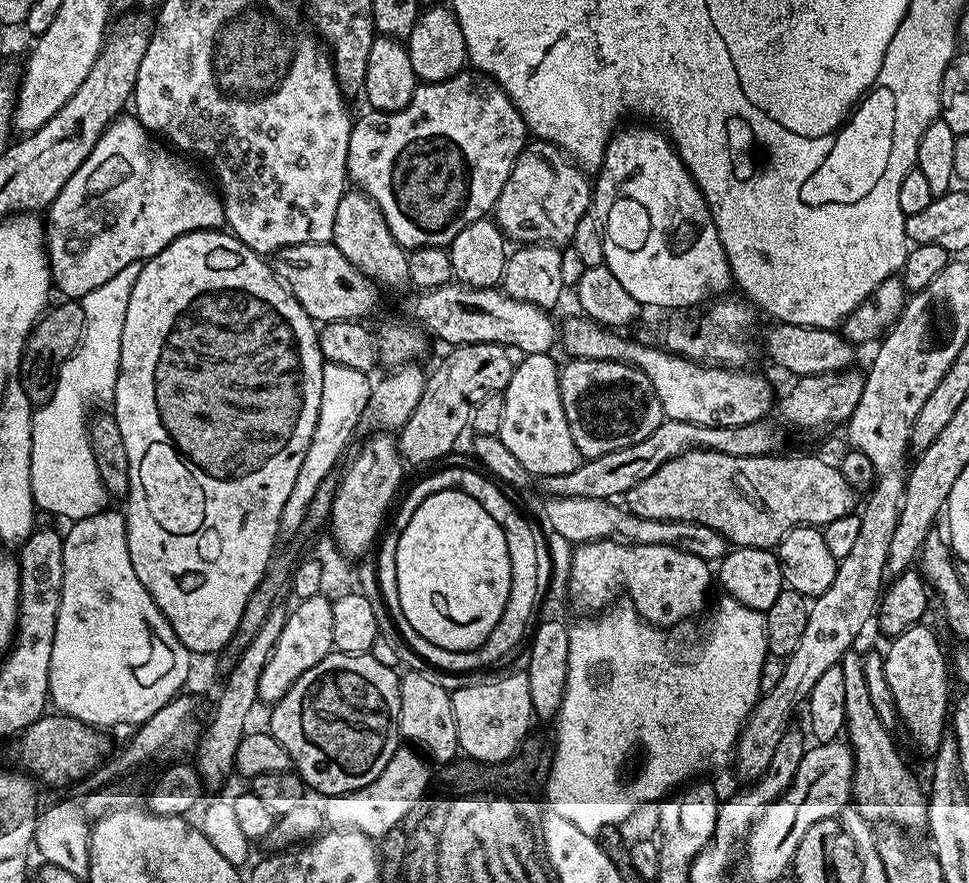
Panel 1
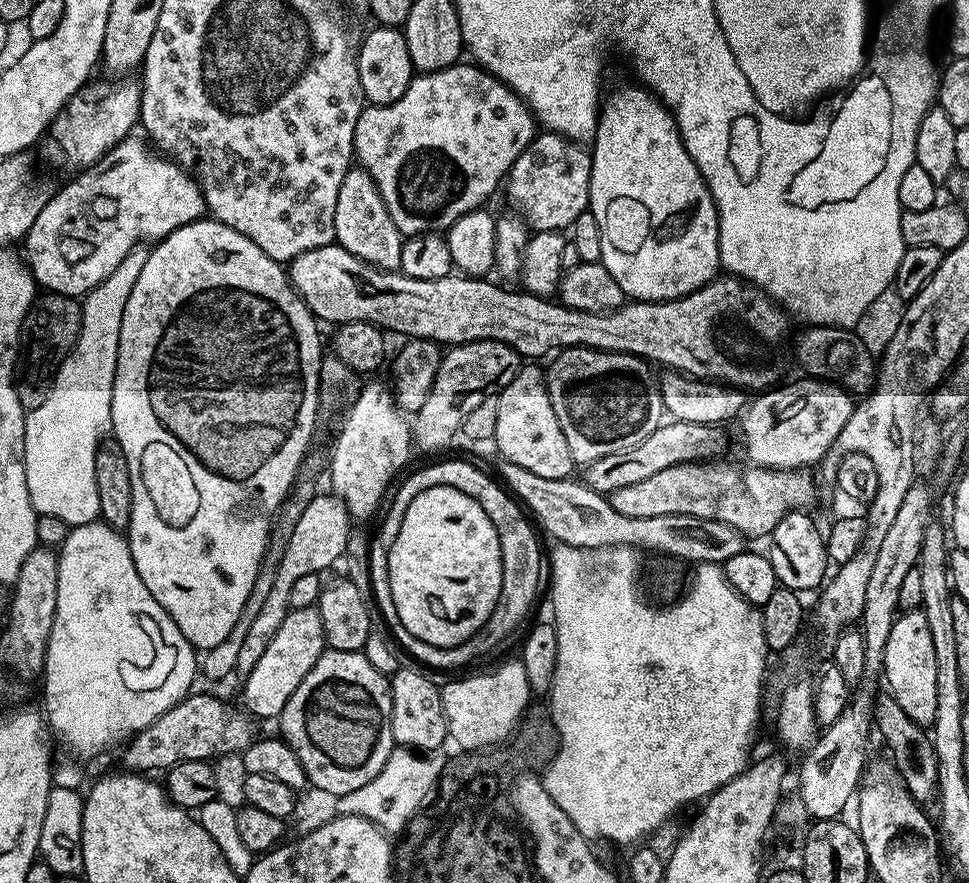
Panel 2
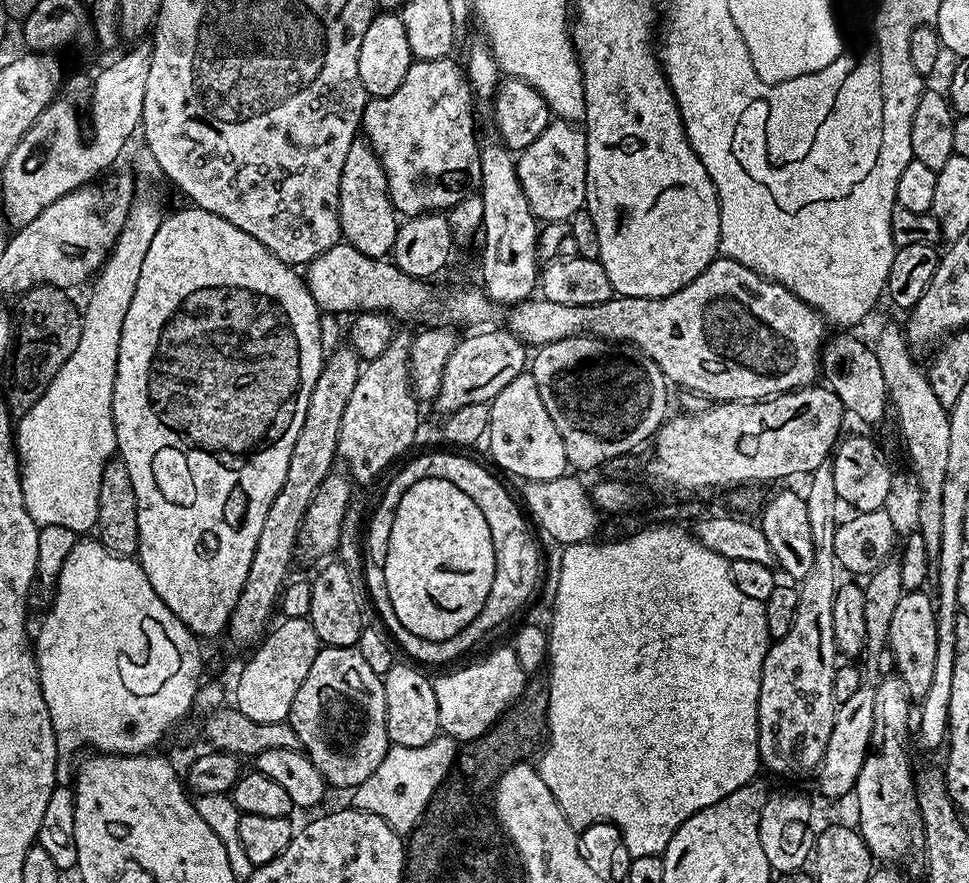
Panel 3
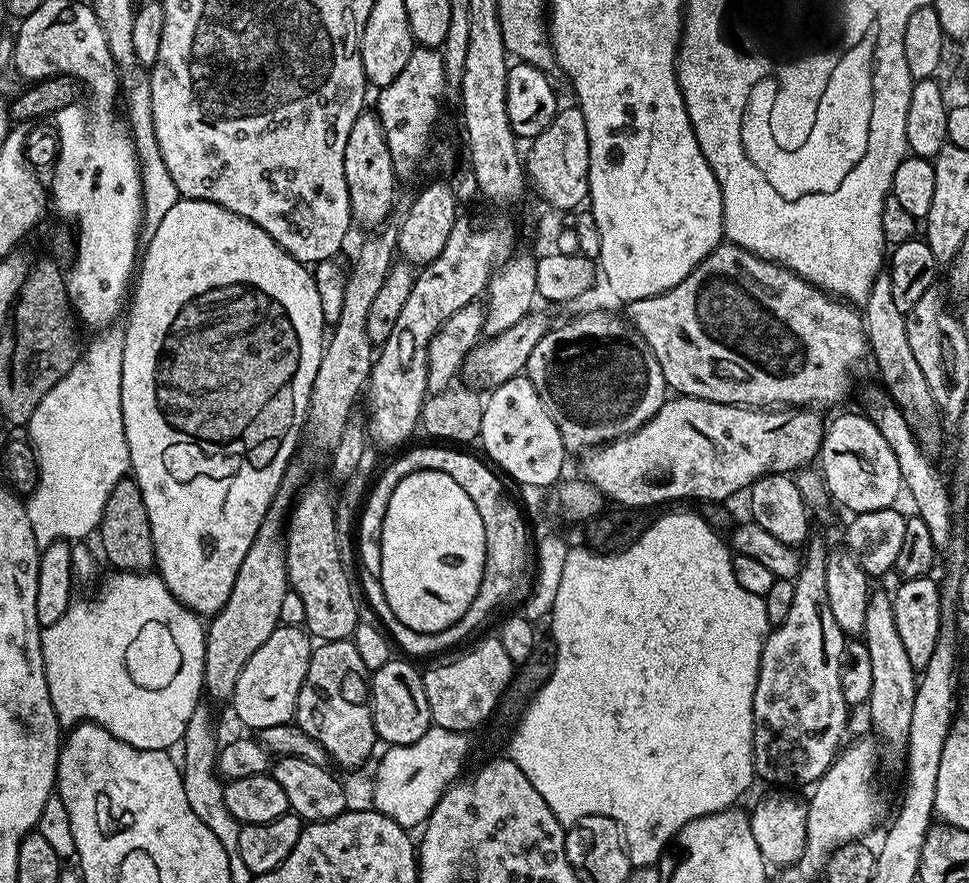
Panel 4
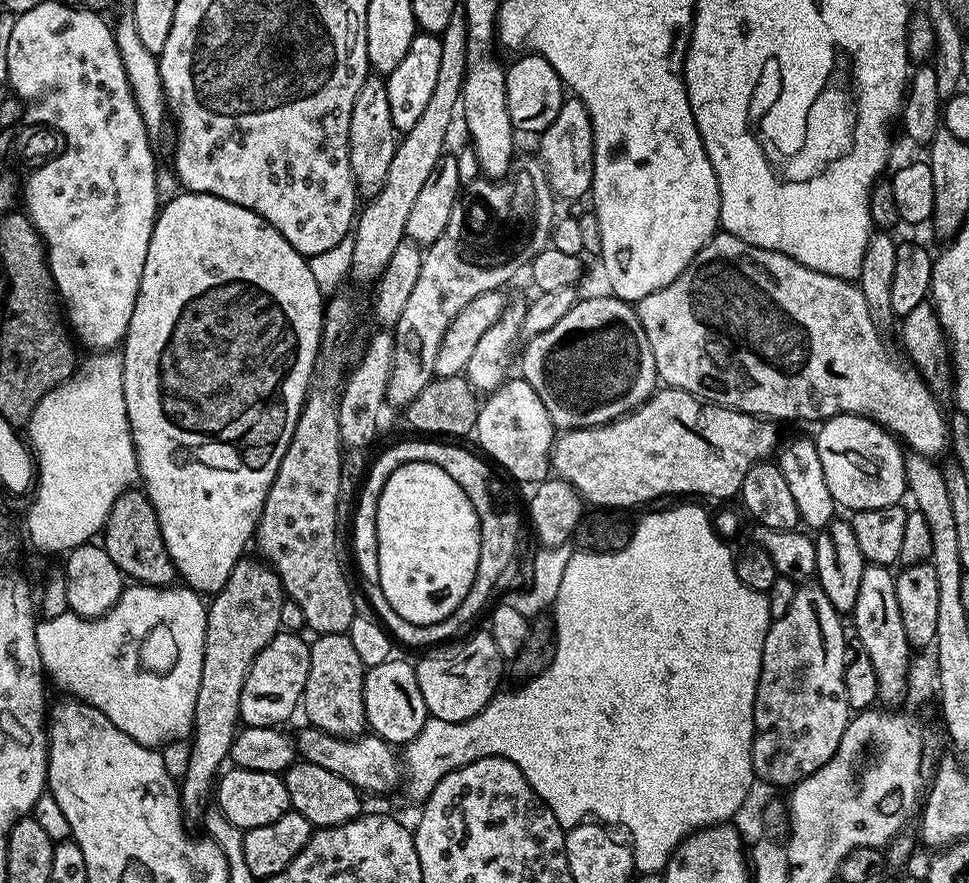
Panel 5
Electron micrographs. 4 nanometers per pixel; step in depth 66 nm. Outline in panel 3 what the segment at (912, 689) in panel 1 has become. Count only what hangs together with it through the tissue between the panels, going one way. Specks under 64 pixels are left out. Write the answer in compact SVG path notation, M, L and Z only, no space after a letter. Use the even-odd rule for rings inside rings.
M924 590L905 591L898 598L894 618L890 618L887 651L892 652L892 660L896 663L895 675L902 678L908 695L913 698L923 698L926 690L930 690L930 682L934 678L934 658L938 658L936 606L933 597L926 593Z

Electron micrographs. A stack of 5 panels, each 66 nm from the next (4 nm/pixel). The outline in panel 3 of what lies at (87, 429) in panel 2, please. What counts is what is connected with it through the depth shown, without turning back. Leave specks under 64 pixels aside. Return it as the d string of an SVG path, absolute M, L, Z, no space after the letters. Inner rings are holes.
M147 146L140 148L136 156L136 172L134 171L134 195L132 205L128 208L128 217L116 245L109 252L94 283L91 285L92 297L88 305L83 305L82 338L78 342L78 350L66 358L66 366L58 370L54 382L34 402L34 410L19 417L14 428L16 450L20 461L20 485L24 495L24 505L34 518L37 526L48 528L65 528L68 532L88 534L97 527L98 521L98 490L102 482L104 467L117 455L116 423L112 417L112 391L116 381L118 366L118 346L122 342L122 322L126 318L126 310L130 310L130 298L134 298L134 289L138 287L138 278L142 278L142 262L146 259L146 250L150 250L150 242L154 242L154 234L166 215L164 196L156 183L164 180L164 171L158 164L154 154Z

